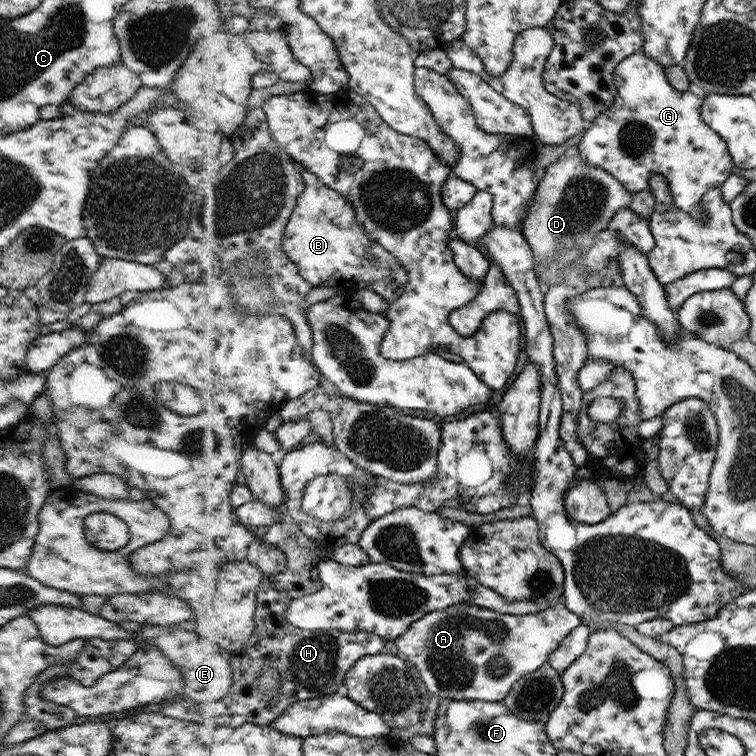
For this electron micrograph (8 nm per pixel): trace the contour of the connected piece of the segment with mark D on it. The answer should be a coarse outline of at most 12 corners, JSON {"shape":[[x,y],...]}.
{"shape":[[580,153],[545,169],[521,230],[537,275],[595,246],[631,192]]}

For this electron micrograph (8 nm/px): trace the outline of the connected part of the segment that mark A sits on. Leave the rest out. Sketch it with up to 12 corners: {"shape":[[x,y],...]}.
{"shape":[[458,603],[395,643],[424,689],[498,702],[580,625]]}

